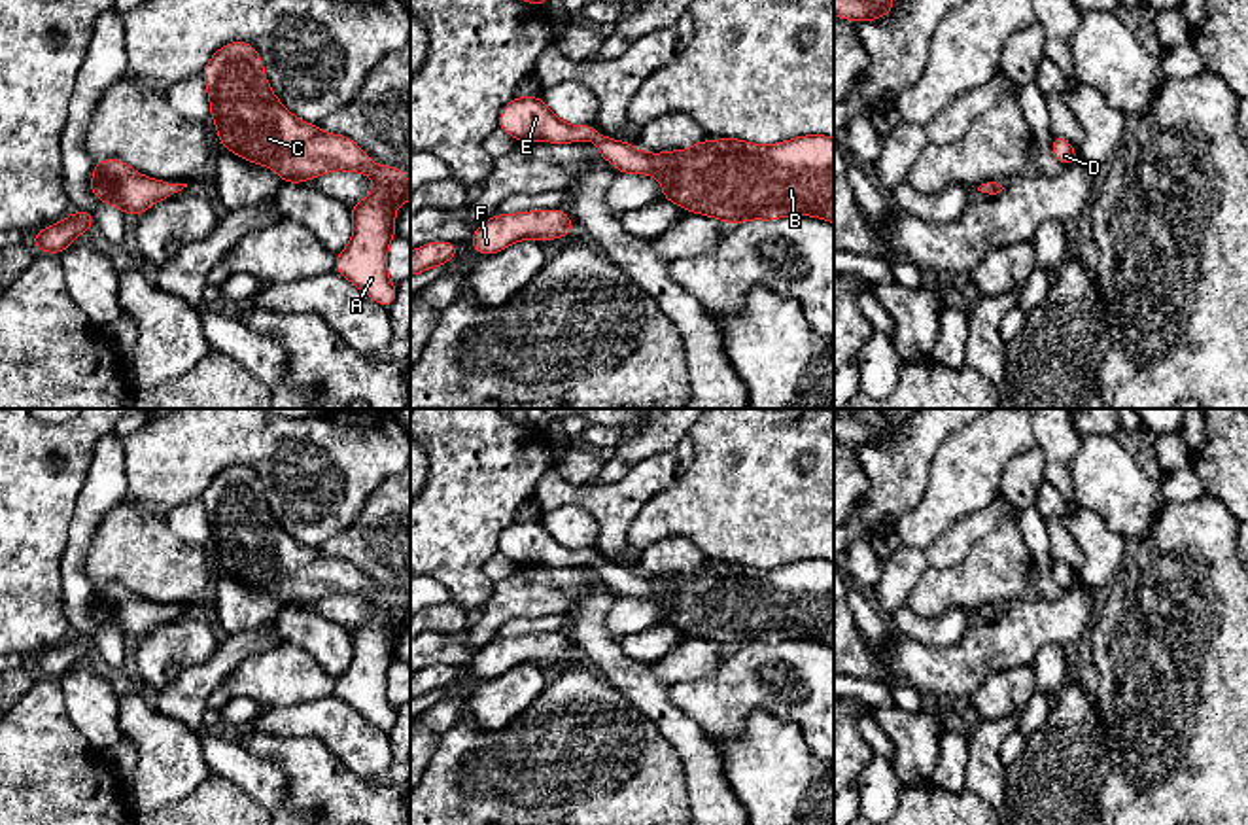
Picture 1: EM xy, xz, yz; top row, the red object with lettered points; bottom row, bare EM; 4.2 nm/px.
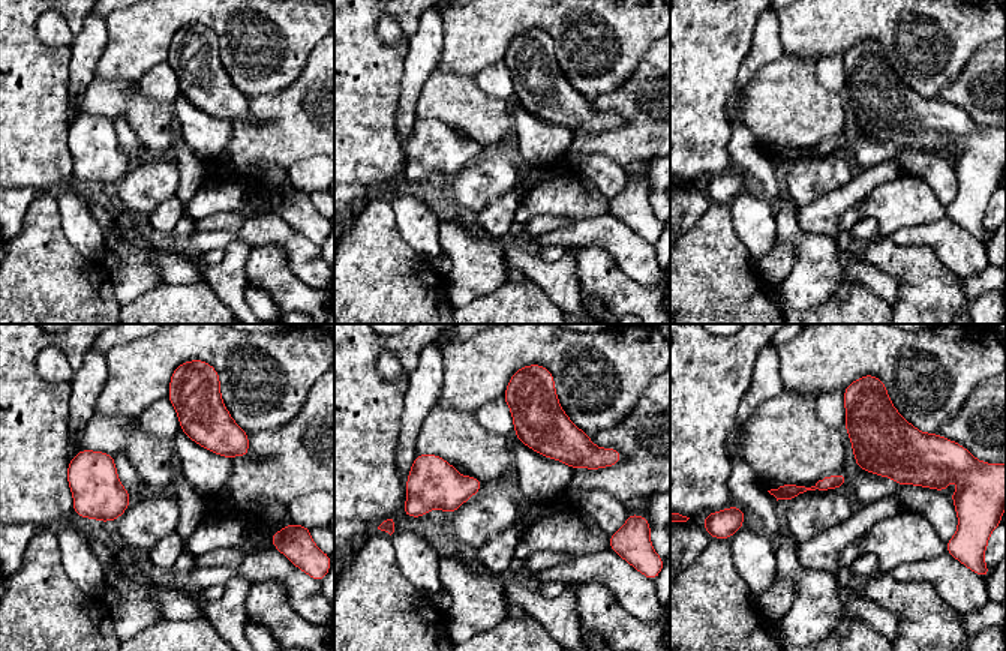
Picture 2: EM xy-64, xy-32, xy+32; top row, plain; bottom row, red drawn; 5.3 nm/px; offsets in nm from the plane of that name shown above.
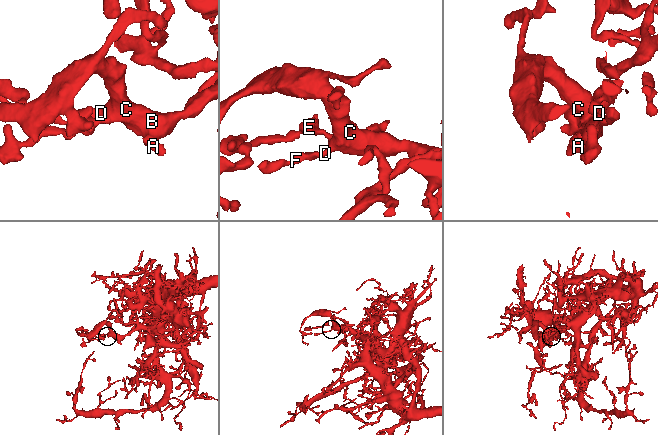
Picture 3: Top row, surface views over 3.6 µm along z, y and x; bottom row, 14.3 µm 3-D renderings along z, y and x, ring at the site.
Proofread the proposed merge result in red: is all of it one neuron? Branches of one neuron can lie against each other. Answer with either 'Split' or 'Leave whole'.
Leave whole

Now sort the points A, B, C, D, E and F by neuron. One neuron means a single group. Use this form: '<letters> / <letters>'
A B C D E F

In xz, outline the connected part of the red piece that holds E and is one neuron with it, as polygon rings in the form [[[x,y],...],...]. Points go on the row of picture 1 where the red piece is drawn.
[[[512,97],[499,114],[497,129],[522,142],[571,144],[594,140],[601,159],[620,174],[656,176],[662,199],[713,219],[739,225],[749,219],[775,221],[783,216],[815,216],[834,223],[834,138],[804,134],[773,146],[758,146],[737,138],[700,140],[688,149],[664,153],[637,151],[632,140],[601,136],[594,125],[563,123],[541,97]]]

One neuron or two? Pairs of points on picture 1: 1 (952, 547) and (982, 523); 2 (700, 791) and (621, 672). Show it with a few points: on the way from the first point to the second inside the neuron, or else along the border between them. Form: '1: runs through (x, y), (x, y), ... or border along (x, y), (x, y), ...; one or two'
1: runs through (959, 540), (974, 526); one
2: runs through (700, 761), (693, 742), (651, 699); one

